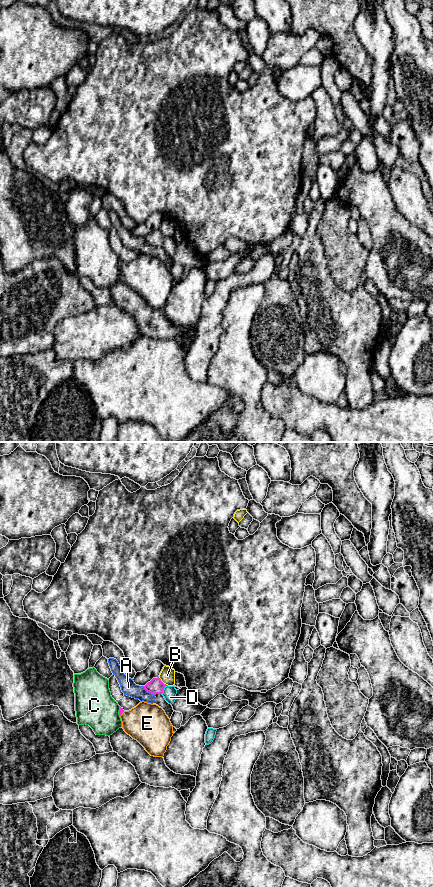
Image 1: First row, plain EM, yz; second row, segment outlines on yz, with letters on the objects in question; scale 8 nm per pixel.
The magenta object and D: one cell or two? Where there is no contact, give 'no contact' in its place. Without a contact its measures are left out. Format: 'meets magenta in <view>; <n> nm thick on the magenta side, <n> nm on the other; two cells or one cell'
meets magenta in yz; 120 nm thick on the magenta side, 110 nm on the other; one cell

